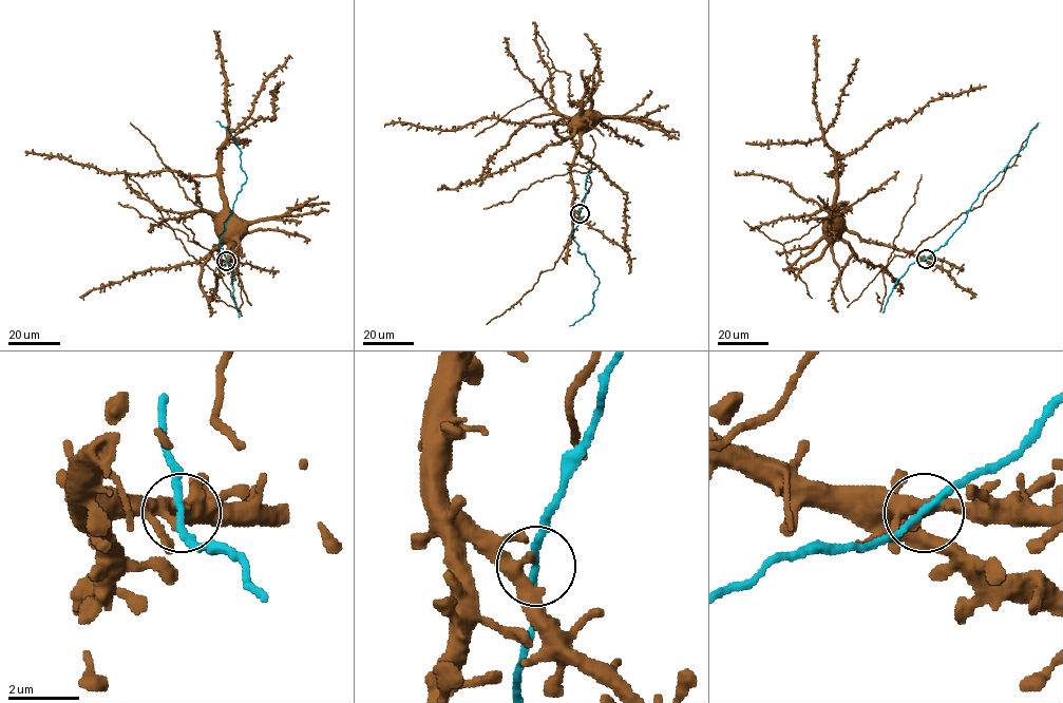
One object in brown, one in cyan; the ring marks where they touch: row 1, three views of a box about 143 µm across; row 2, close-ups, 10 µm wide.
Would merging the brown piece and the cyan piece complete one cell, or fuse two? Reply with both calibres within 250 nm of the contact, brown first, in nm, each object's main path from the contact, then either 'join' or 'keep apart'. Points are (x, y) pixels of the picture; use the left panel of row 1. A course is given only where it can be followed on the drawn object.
320 nm thick on the brown side, 190 nm on the other; brown runs (226, 261), (220, 259), (217, 247), (226, 239), (226, 212), (216, 155), (250, 124), (274, 117), (276, 82); cyan runs (226, 261), (220, 239), (246, 174), (234, 138), (216, 121); join

